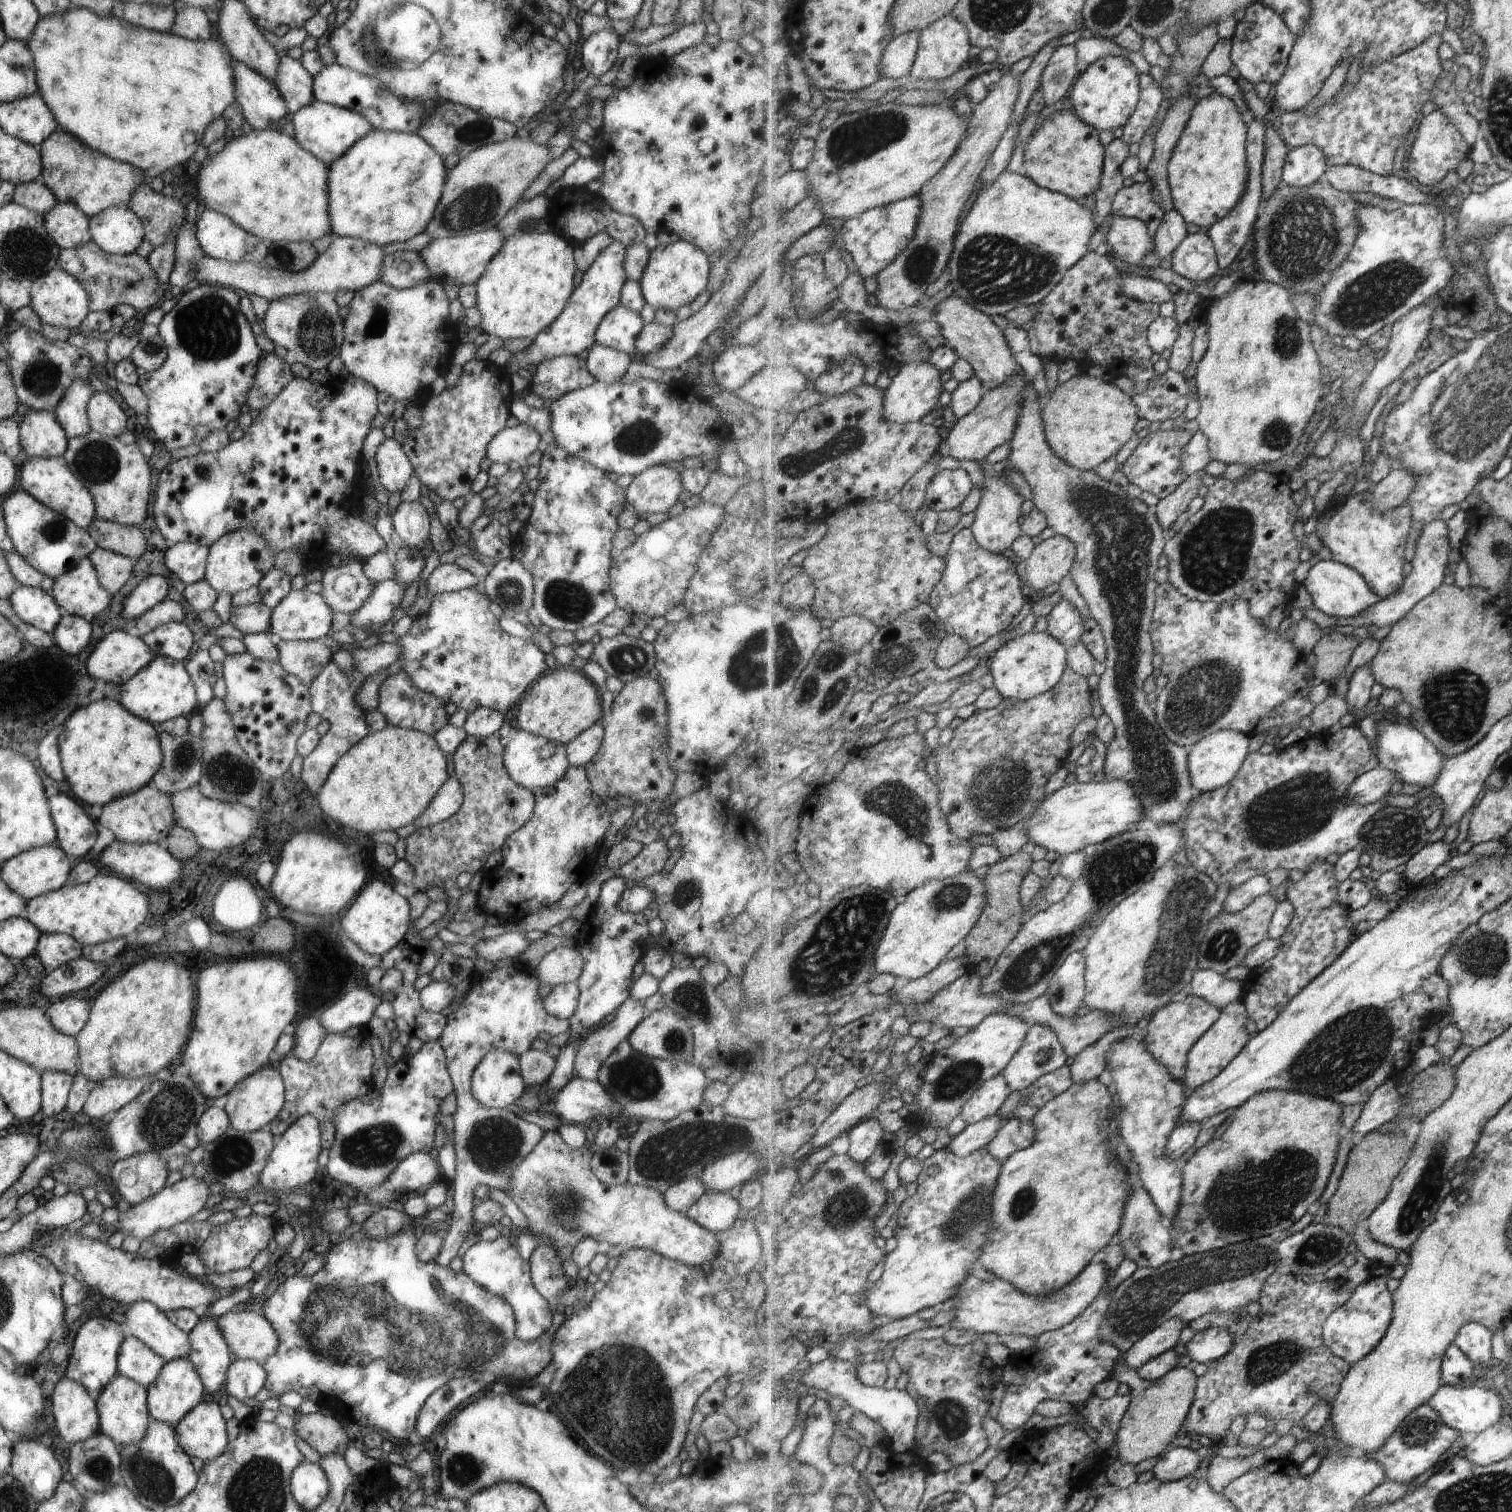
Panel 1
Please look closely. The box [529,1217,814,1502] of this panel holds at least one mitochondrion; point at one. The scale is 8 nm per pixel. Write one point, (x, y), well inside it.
(621, 1369)

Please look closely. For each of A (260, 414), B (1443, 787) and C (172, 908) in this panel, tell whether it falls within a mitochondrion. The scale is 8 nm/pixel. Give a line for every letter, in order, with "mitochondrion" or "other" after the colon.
A: other
B: other
C: other

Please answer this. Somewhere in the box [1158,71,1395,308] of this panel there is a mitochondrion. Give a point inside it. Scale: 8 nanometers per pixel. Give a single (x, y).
(1303, 241)

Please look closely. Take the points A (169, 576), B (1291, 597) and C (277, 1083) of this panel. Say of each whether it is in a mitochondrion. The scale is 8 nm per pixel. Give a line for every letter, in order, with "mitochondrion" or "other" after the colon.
A: other
B: other
C: other

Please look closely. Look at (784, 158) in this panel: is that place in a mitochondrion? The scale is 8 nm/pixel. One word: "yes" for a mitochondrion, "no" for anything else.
no

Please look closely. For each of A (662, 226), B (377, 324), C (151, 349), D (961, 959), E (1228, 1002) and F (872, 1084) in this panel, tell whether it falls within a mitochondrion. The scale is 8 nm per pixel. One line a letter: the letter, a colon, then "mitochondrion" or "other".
A: other
B: mitochondrion
C: mitochondrion
D: other
E: other
F: other

